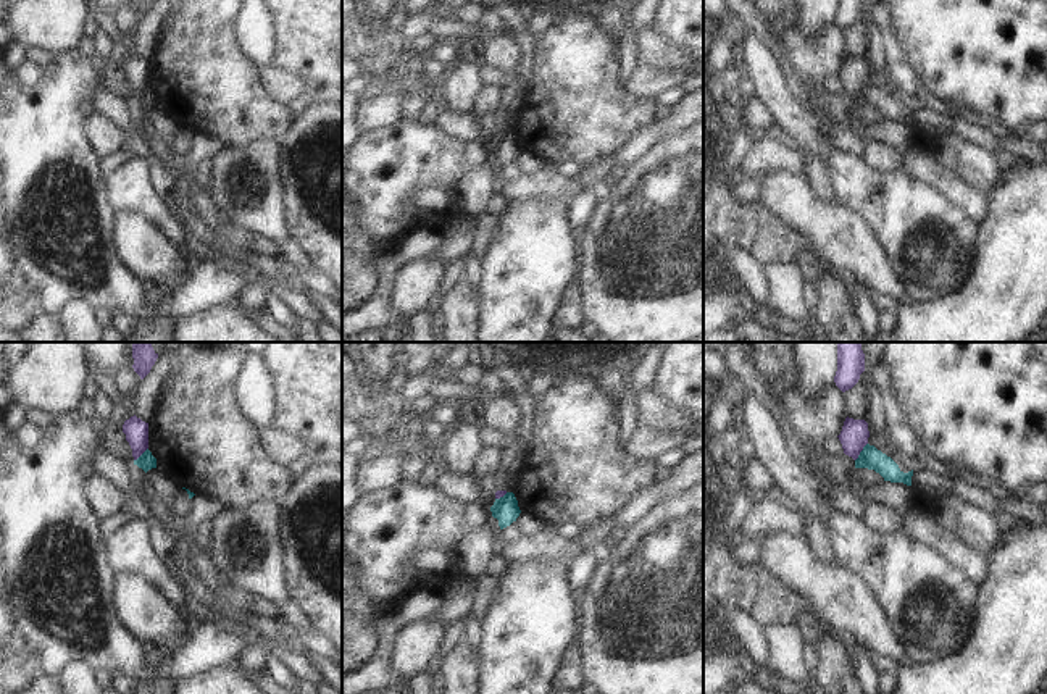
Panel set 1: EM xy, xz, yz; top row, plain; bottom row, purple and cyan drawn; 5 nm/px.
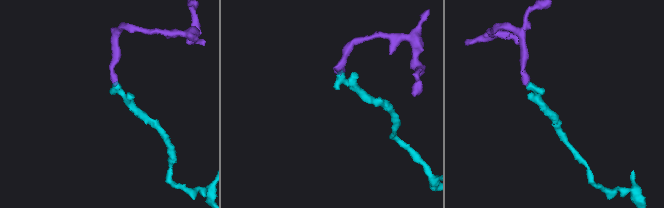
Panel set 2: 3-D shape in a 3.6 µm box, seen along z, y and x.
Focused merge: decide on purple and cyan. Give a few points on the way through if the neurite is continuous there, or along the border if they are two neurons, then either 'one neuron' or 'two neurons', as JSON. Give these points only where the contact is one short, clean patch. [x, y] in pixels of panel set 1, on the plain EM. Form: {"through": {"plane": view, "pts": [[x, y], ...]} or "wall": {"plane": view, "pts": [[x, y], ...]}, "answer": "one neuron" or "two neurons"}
{"wall": {"plane": "yz", "pts": [[867, 81], [855, 99]]}, "answer": "two neurons"}

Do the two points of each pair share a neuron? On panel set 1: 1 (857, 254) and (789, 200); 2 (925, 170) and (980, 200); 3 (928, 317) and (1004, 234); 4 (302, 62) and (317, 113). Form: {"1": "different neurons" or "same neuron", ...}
{"1": "same neuron", "2": "same neuron", "3": "same neuron", "4": "different neurons"}

